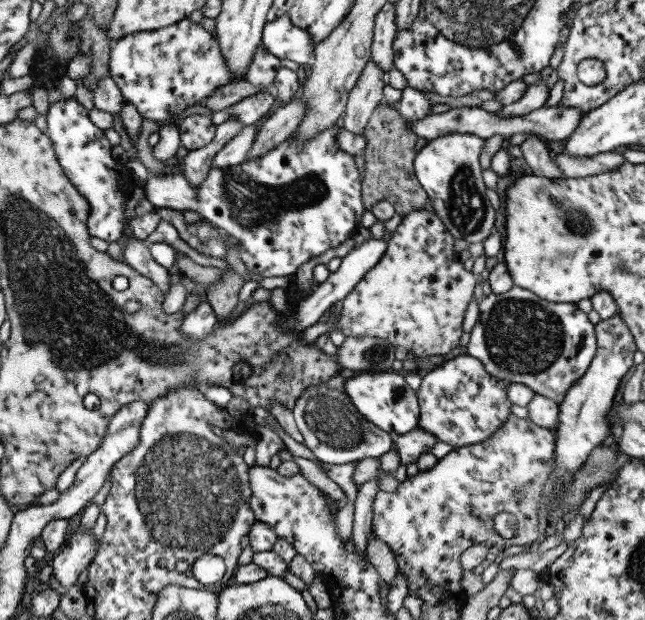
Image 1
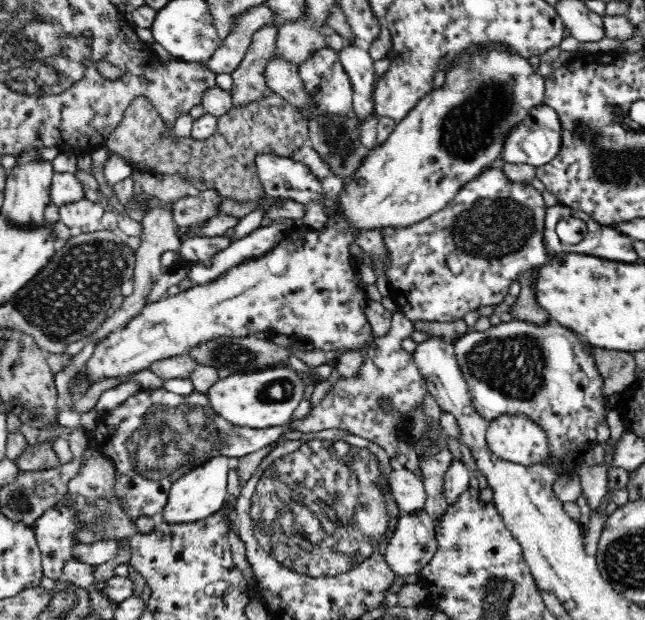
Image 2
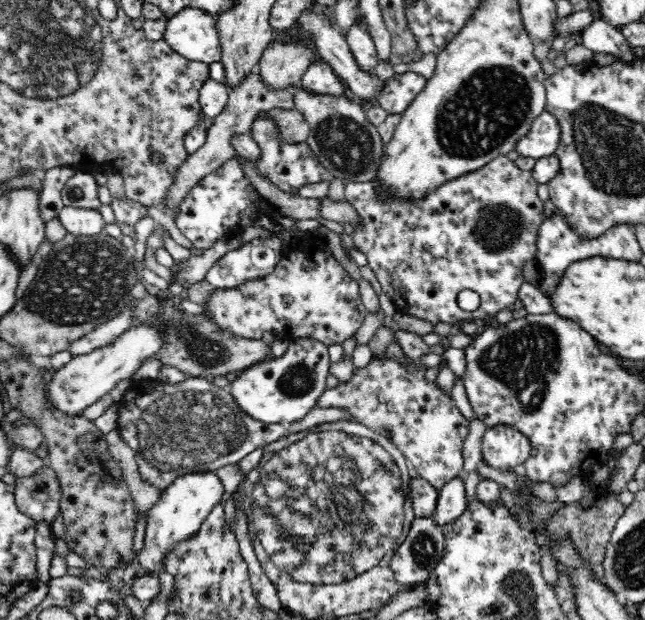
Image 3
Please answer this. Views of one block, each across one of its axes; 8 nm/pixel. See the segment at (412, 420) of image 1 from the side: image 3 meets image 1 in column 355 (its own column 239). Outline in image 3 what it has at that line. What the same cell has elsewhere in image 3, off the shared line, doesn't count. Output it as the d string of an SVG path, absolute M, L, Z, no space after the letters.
M299 338L290 341L282 356L268 358L239 372L228 389L238 407L254 419L286 426L300 420L316 407L318 398L326 390L330 364L328 346L313 338Z

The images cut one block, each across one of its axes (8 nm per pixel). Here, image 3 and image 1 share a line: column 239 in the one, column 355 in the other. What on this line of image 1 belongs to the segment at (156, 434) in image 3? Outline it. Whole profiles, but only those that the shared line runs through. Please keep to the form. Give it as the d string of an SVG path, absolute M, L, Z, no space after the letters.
M326 383L304 389L294 403L293 414L304 437L303 444L322 462L348 464L365 458L379 458L393 448L391 433L368 421L342 389L329 388Z

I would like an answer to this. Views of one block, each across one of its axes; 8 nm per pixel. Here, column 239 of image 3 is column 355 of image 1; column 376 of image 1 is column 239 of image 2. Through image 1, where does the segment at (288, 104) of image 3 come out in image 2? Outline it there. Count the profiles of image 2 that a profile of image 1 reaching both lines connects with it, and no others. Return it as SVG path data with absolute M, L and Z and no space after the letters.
M278 21L271 25L264 25L264 28L260 28L253 34L252 43L244 60L231 75L233 108L242 108L242 106L246 108L246 104L252 104L260 98L279 96L267 87L264 70L266 70L266 64L276 54L277 34L283 23Z

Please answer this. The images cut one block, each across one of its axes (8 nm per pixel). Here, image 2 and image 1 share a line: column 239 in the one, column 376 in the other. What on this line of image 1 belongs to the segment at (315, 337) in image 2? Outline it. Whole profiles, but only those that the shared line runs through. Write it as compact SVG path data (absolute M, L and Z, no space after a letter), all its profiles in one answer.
M431 206L408 212L392 233L380 262L366 272L354 290L344 298L341 316L334 322L318 322L307 328L302 335L302 344L313 344L321 334L330 334L338 329L346 337L371 336L388 340L394 346L404 346L418 358L450 357L460 344L462 320L476 288L476 278L470 268L463 267L458 248L454 248L454 240Z

